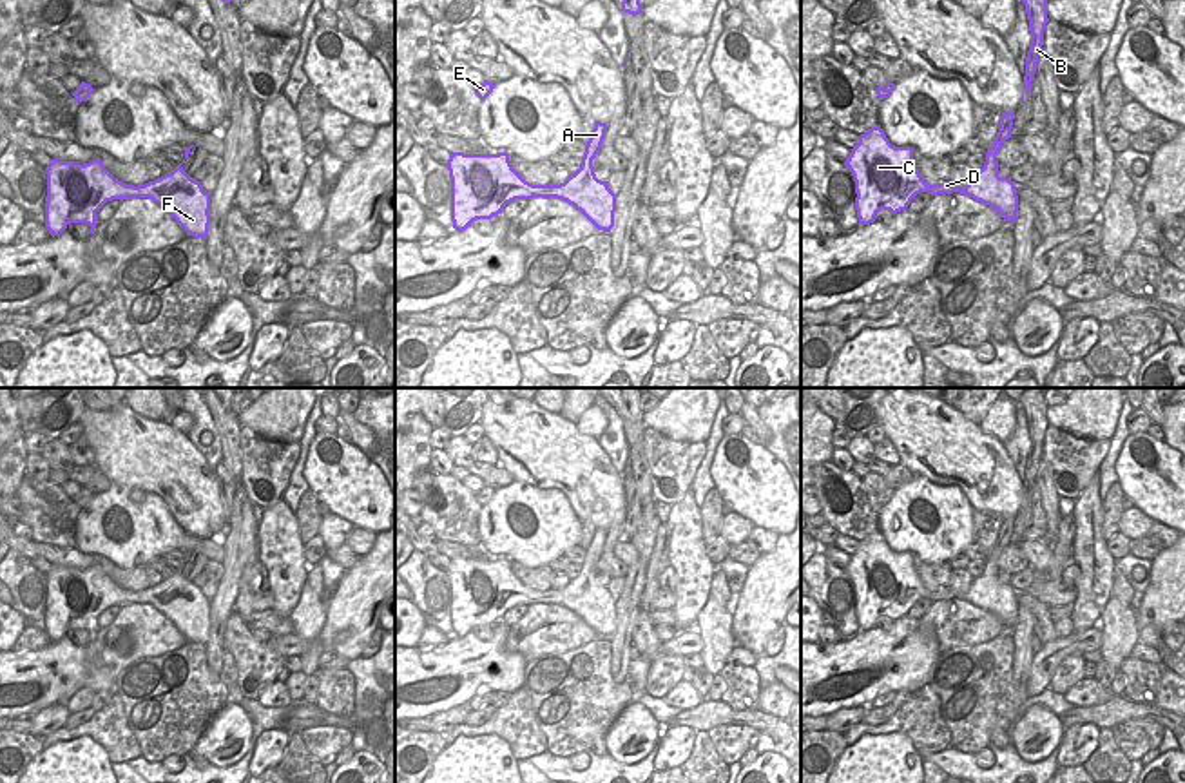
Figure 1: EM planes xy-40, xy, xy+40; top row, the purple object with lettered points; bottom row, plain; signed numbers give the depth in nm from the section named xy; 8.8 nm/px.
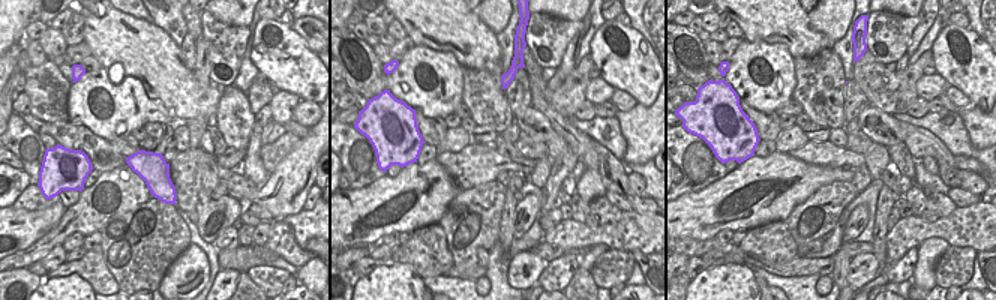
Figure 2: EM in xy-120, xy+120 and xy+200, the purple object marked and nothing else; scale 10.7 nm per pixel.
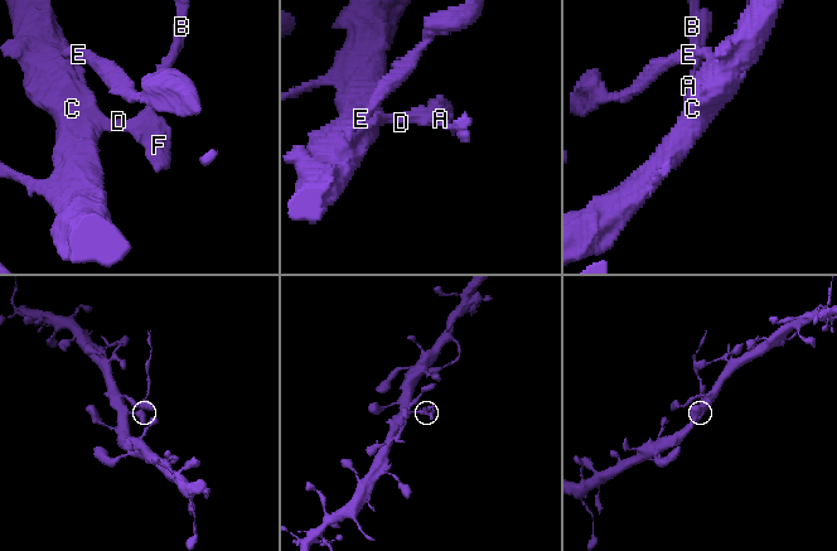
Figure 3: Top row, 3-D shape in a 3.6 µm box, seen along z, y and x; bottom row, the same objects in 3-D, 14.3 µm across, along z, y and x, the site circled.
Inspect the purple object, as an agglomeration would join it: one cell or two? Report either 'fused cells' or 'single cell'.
fused cells

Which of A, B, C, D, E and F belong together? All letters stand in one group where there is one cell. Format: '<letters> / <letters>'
A B / C D E F

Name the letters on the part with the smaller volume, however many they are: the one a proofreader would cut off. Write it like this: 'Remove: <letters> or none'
Remove: A, B

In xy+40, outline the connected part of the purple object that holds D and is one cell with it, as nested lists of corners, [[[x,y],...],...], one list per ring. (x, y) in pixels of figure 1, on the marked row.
[[[881,125],[868,129],[844,161],[855,181],[859,225],[873,223],[881,210],[891,214],[906,210],[920,192],[931,196],[960,192],[989,205],[1004,221],[1015,223],[1018,196],[1011,178],[998,176],[998,150],[997,143],[988,149],[984,167],[966,187],[955,187],[949,181],[928,185],[913,161],[911,147],[891,145]]]

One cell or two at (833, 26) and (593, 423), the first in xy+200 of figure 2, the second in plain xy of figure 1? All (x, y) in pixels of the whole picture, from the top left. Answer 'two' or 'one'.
one

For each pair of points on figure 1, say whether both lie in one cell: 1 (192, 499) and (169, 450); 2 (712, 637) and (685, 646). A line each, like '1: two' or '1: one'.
1: one
2: two

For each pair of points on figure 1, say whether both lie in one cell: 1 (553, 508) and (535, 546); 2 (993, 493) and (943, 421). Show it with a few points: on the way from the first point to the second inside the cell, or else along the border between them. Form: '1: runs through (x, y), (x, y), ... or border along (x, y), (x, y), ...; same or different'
1: runs through (544, 517), (535, 537); same
2: runs through (984, 475), (948, 439); same

